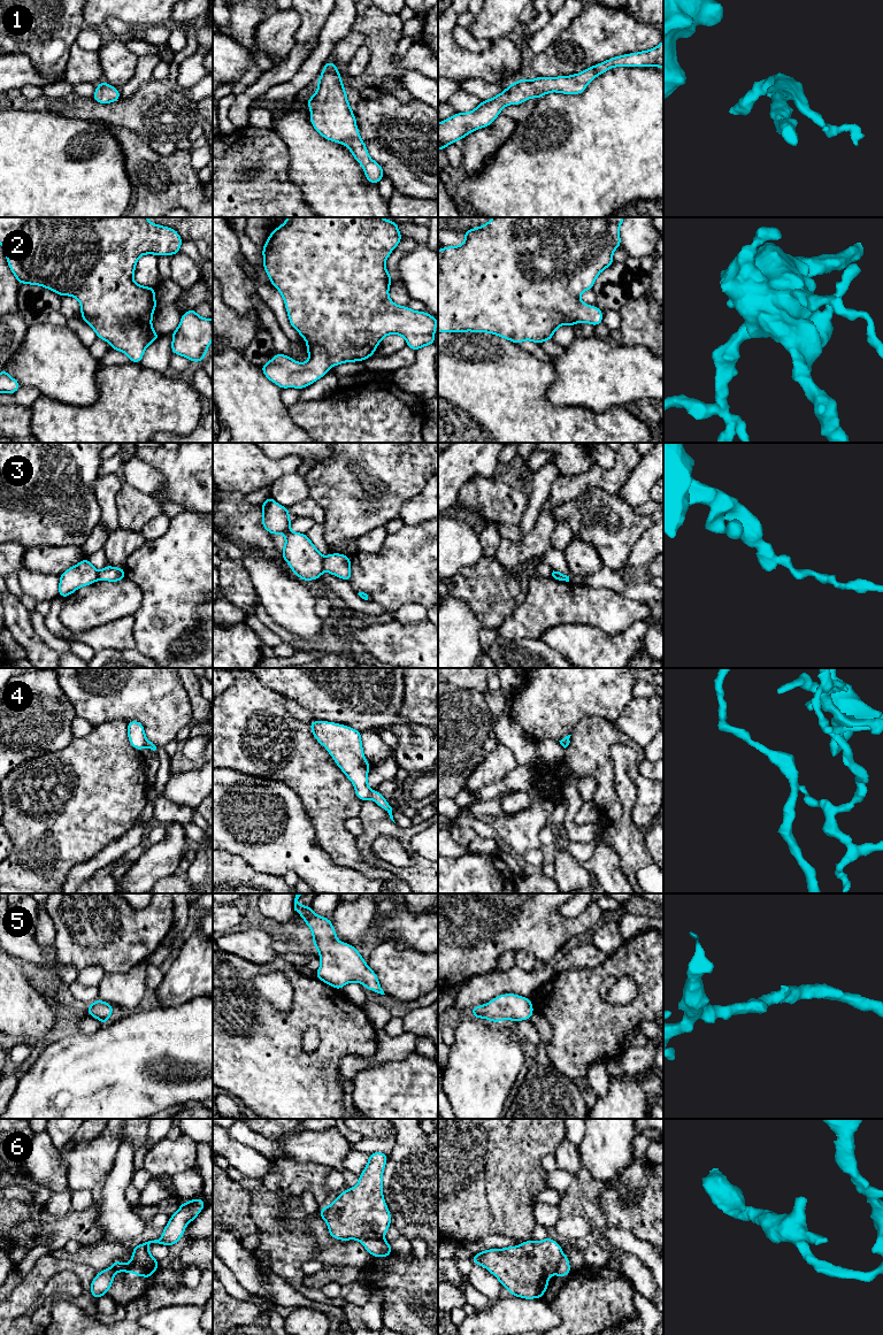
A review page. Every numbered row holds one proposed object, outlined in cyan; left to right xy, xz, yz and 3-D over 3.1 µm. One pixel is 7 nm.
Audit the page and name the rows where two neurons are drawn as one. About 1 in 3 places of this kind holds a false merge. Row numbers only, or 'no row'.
3, 4, 6

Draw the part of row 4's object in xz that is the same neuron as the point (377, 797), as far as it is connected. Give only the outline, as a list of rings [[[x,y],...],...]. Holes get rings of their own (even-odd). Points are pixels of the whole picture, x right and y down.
[[[374,790],[374,791],[371,791],[371,798],[370,799],[373,799],[379,807],[384,808],[389,813],[390,819],[394,822],[393,815],[392,815],[392,807],[390,806],[387,800],[382,796],[382,793]]]

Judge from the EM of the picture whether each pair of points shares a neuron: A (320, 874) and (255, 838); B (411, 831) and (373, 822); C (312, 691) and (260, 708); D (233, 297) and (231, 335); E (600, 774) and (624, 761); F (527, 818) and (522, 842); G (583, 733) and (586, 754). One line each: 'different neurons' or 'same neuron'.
A: same neuron
B: same neuron
C: different neurons
D: different neurons
E: different neurons
F: same neuron
G: same neuron

